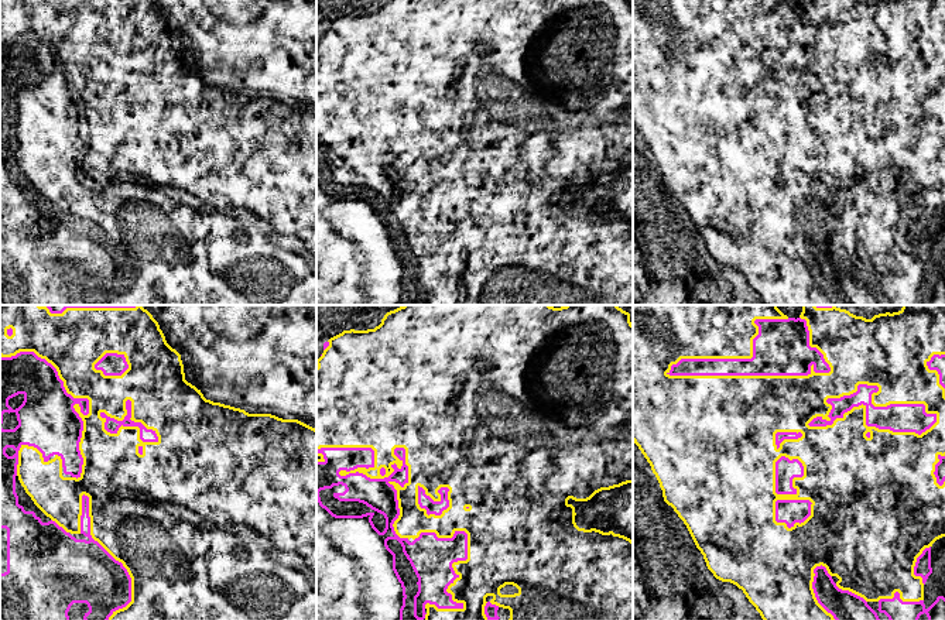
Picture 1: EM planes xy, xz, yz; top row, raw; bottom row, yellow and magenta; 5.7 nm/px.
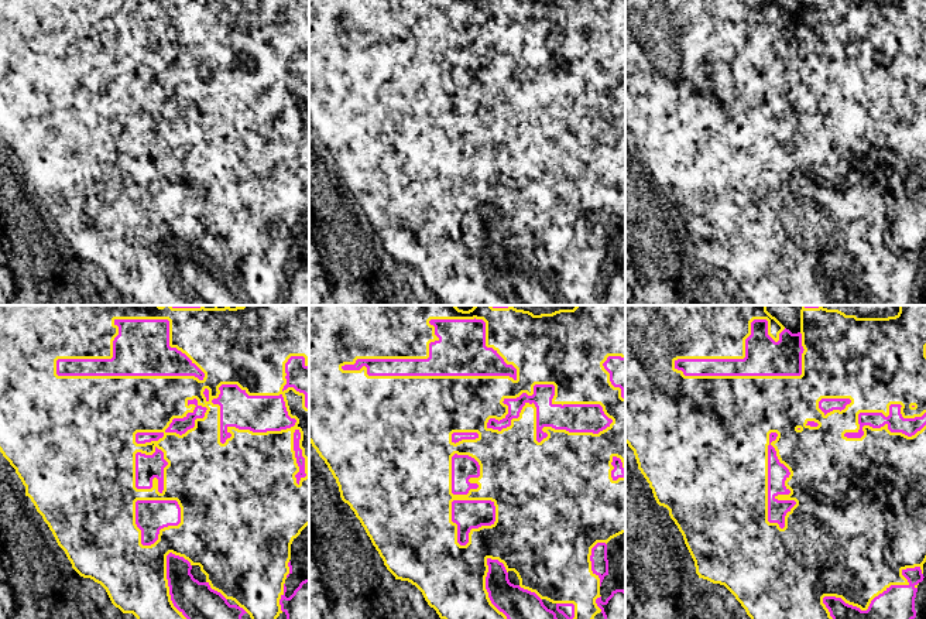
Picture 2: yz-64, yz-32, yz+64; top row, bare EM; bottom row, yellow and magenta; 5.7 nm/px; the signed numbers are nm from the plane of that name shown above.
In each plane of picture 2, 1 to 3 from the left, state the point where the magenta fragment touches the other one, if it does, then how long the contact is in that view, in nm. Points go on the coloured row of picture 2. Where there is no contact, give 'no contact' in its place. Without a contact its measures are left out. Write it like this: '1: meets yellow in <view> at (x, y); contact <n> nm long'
1: meets yellow in yz-64 at (124, 376); contact 850 nm long
2: meets yellow in yz-32 at (427, 376); contact 1000 nm long
3: meets yellow in yz+64 at (757, 376); contact 750 nm long

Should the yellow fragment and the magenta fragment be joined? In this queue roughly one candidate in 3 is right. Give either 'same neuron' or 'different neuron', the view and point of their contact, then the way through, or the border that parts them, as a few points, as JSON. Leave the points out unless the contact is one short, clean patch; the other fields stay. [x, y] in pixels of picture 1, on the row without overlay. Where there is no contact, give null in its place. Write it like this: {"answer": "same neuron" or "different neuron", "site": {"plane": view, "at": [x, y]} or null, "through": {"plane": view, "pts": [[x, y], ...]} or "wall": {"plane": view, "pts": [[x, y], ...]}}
{"answer": "different neuron", "site": {"plane": "yz", "at": [749, 60]}}

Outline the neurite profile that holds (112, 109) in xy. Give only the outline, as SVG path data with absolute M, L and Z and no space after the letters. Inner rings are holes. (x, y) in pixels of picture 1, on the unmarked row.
M126 85L127 99L123 105L117 105L114 102L107 100L105 96L100 96L100 100L106 103L105 113L110 117L117 117L119 112L123 110L138 110L140 112L140 123L143 126L158 126L158 120L155 114L147 113L141 106L131 105L131 85Z

